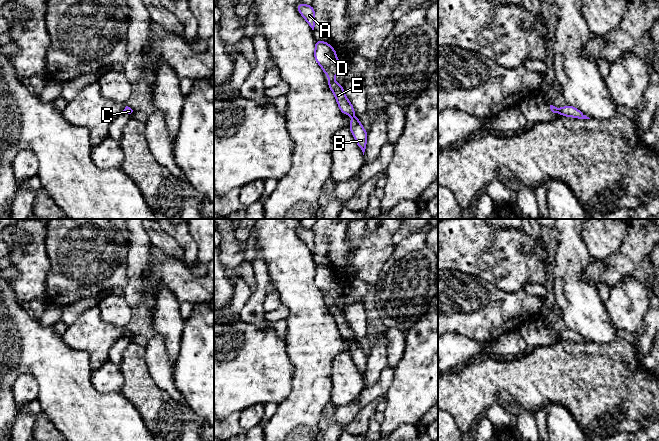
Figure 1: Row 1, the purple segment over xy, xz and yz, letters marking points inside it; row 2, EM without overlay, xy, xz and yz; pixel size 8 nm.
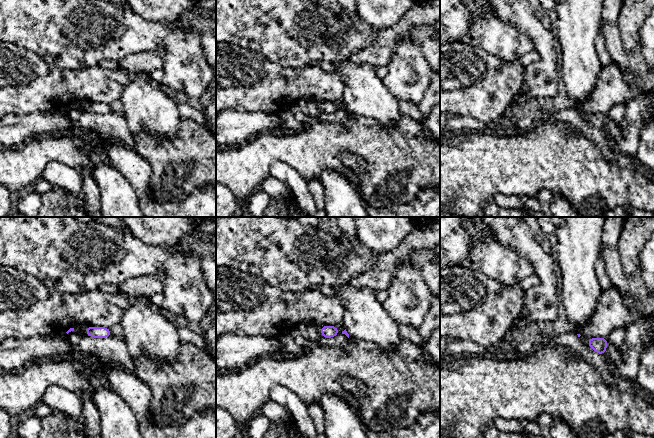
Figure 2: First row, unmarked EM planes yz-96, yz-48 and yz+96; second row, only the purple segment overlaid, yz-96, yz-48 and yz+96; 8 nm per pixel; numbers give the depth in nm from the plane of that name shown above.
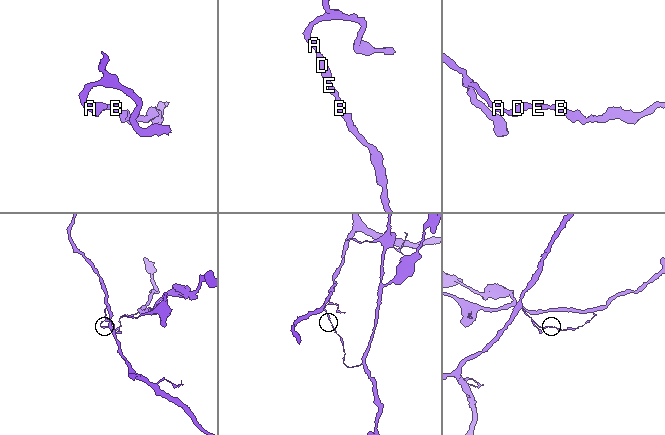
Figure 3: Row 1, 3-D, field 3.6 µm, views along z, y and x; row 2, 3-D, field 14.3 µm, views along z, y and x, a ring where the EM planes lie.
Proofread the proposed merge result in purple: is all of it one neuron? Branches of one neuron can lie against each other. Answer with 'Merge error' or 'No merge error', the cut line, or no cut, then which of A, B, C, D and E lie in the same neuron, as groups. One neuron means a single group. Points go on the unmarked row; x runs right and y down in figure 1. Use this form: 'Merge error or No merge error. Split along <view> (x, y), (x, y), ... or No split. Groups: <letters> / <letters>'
Merge error. Split along yz (561, 333), (559, 336). Groups: A C D E / B

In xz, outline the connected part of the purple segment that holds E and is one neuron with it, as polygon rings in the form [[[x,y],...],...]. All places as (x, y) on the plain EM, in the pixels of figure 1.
[[[317,264],[315,265],[314,282],[329,301],[327,307],[337,324],[340,335],[343,338],[355,341],[354,331],[347,323],[342,309],[336,307],[333,303],[335,299],[342,295],[342,289],[337,283],[335,273],[327,266]]]

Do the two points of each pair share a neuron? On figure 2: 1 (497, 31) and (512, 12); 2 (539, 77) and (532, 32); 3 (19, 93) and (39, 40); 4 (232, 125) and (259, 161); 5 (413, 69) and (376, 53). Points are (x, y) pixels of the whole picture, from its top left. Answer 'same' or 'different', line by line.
1: different
2: same
3: different
4: different
5: different

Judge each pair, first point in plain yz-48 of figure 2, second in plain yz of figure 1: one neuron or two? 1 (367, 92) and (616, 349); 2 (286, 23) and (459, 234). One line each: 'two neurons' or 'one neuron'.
1: two neurons
2: one neuron

